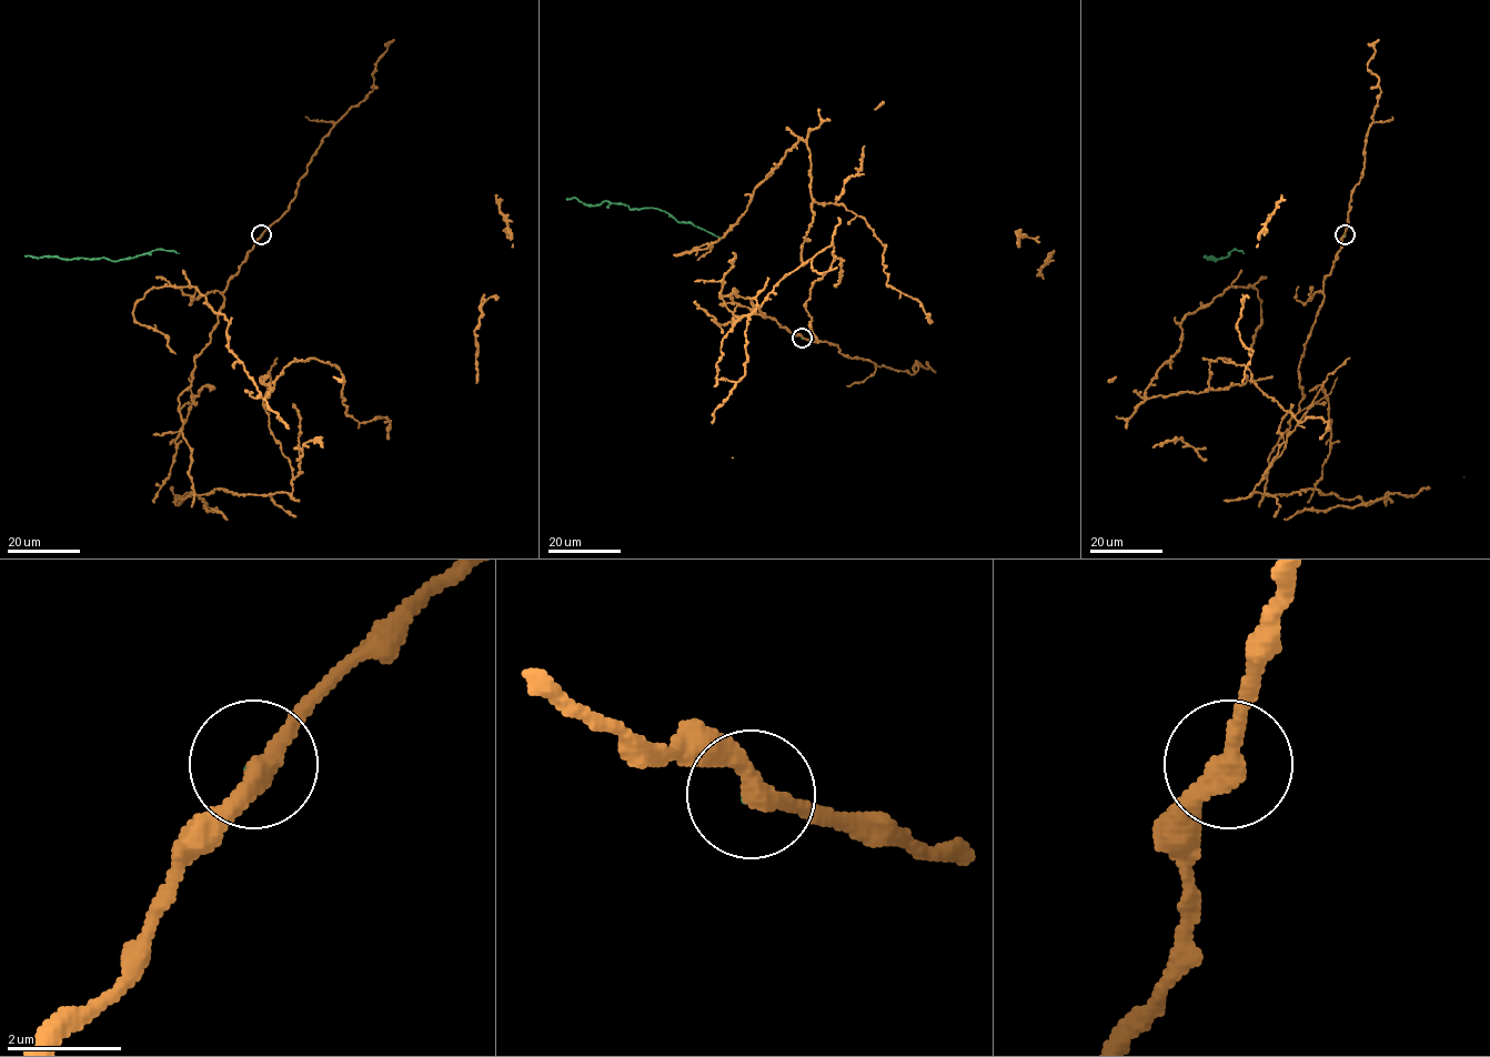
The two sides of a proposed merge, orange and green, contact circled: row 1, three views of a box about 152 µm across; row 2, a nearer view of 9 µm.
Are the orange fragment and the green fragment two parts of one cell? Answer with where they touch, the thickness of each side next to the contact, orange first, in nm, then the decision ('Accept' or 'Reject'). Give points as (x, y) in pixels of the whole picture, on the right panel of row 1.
Place: (1345, 234). Thickness 360 nm (orange) against 50 nm. Reject

